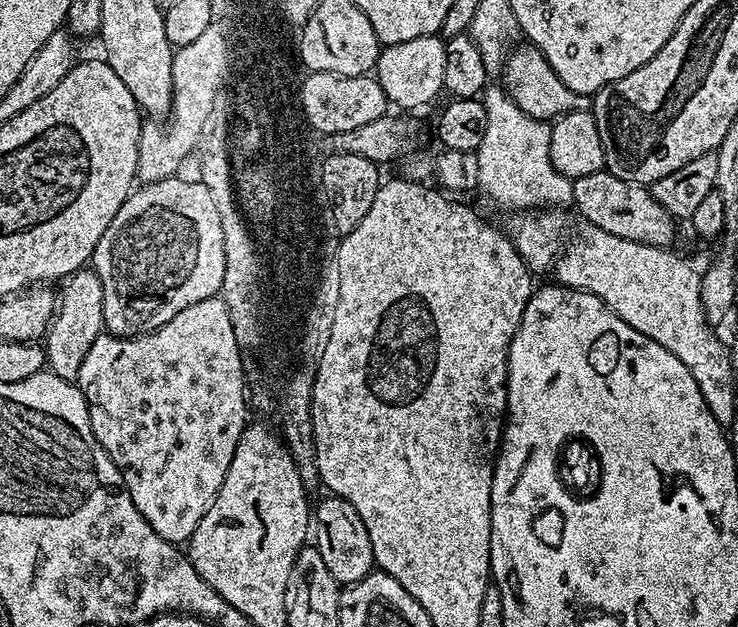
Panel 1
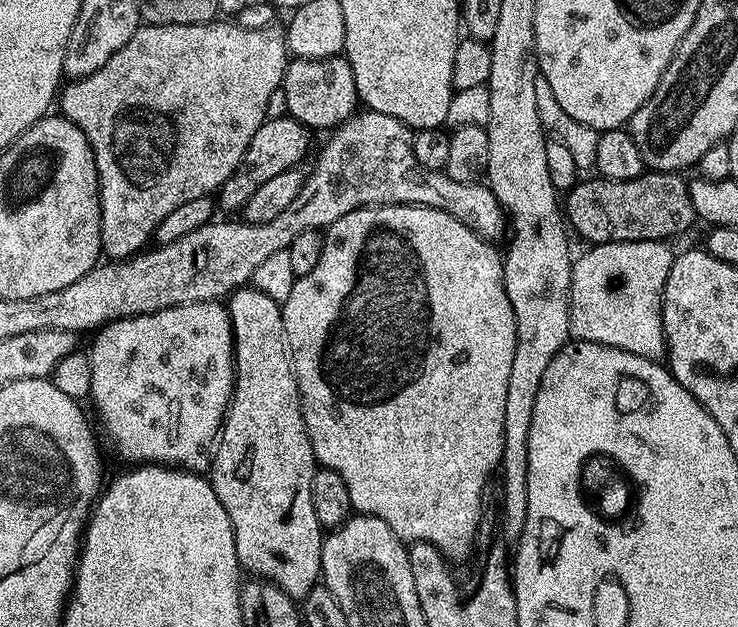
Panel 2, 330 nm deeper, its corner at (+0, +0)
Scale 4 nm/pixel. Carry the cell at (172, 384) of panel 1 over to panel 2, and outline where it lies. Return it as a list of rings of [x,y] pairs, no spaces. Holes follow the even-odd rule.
[[[203,300],[193,304],[176,304],[172,308],[163,308],[157,312],[147,312],[141,316],[125,316],[123,320],[114,320],[95,333],[96,341],[92,352],[87,353],[90,372],[90,401],[96,407],[100,420],[104,423],[104,432],[112,439],[116,452],[132,466],[163,466],[168,470],[183,470],[188,474],[204,474],[211,469],[214,449],[218,443],[221,428],[228,405],[232,403],[232,385],[234,383],[234,345],[232,342],[232,315],[223,303]]]

